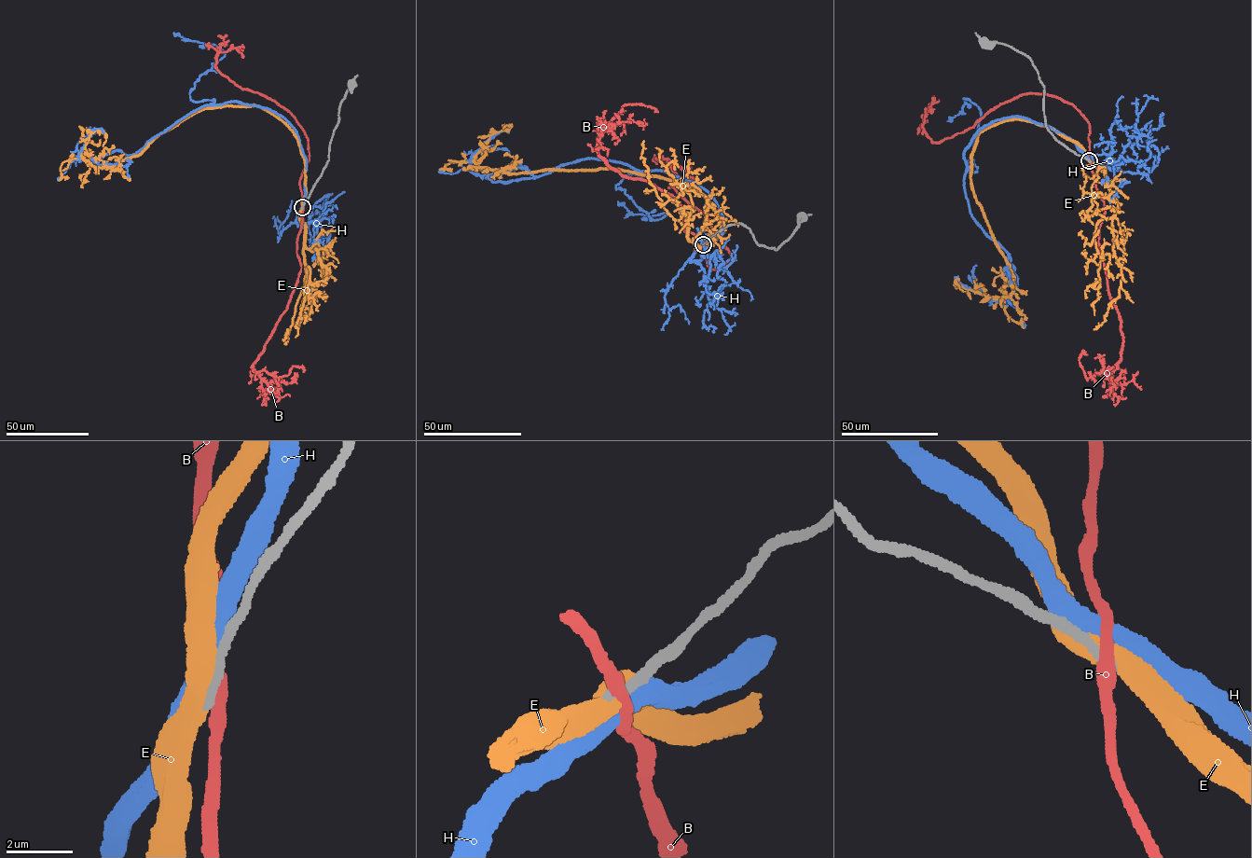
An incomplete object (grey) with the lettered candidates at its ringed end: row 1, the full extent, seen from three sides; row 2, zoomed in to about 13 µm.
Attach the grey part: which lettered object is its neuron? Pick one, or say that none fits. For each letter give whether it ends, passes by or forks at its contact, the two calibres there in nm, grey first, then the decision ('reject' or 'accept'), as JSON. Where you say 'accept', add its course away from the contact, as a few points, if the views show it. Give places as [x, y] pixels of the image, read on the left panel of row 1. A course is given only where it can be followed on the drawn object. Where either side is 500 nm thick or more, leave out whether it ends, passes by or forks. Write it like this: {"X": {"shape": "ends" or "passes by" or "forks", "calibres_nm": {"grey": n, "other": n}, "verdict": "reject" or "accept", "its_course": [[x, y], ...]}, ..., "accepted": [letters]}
{"B": {"shape": "passes by", "calibres_nm": {"grey": 320, "other": 340}, "verdict": "reject"}, "E": {"calibres_nm": {"grey": 380, "other": 550}, "verdict": "accept", "its_course": [[302, 207], [298, 141], [255, 105], [200, 109], [112, 166], [82, 157], [91, 132], [105, 133], [103, 145]]}, "H": {"calibres_nm": {"grey": 280, "other": 500}, "verdict": "reject"}, "accepted": ["E"]}

